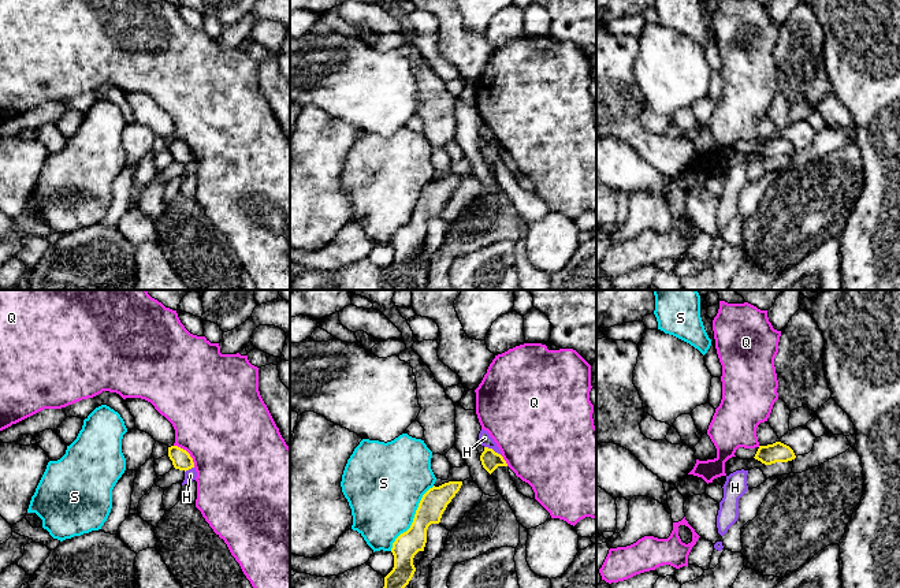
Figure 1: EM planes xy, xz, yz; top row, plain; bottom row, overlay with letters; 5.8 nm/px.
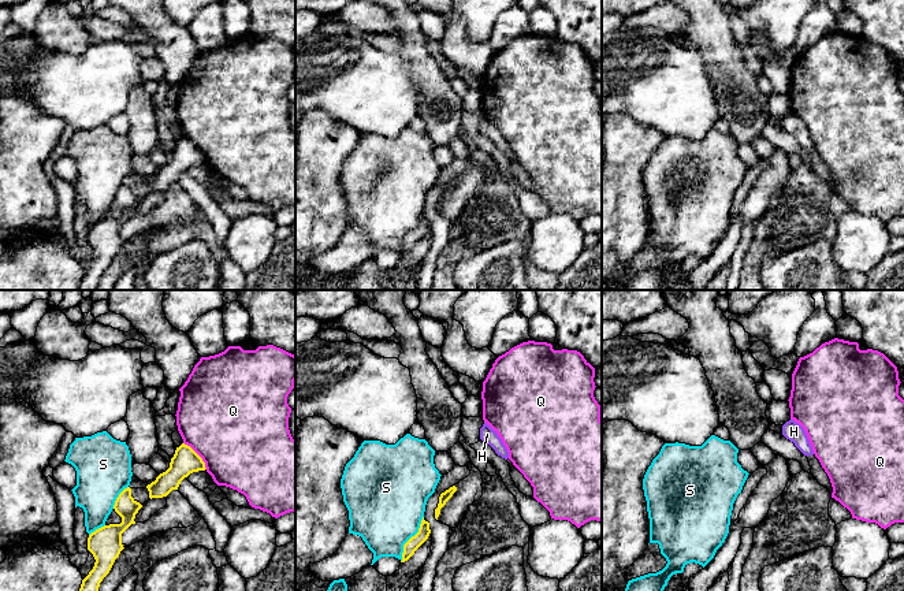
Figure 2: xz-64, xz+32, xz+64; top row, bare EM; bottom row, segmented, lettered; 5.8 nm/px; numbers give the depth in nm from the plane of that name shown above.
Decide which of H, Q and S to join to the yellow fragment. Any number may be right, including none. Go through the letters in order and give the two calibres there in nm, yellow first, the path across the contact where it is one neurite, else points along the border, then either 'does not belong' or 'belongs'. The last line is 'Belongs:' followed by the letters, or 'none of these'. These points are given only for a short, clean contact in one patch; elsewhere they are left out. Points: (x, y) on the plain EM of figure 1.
H: 110/70 nm | along xz (484, 140), (501, 149) | does not belong
Q: 110/500 nm | along xy (174, 138), (189, 148), (194, 160) | does not belong
S: 160/440 nm | does not belong
Belongs: none of these

